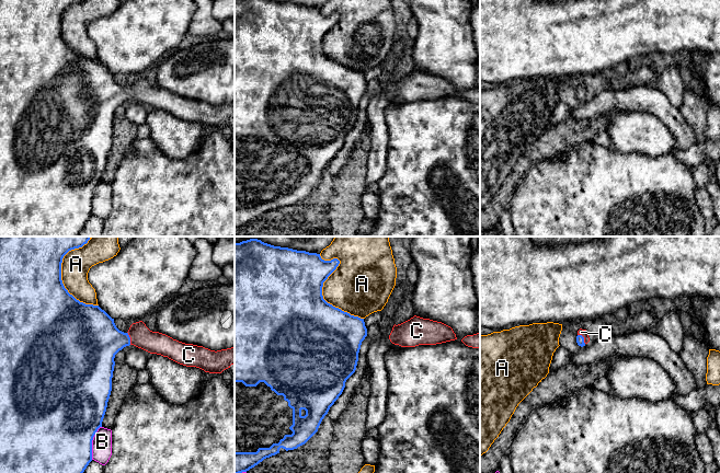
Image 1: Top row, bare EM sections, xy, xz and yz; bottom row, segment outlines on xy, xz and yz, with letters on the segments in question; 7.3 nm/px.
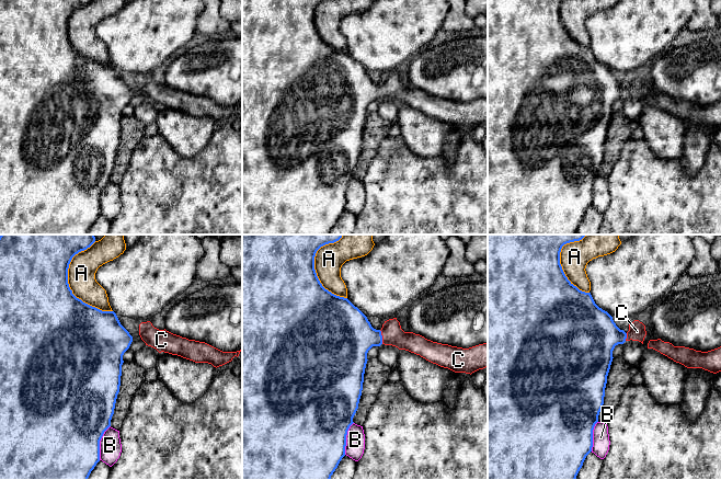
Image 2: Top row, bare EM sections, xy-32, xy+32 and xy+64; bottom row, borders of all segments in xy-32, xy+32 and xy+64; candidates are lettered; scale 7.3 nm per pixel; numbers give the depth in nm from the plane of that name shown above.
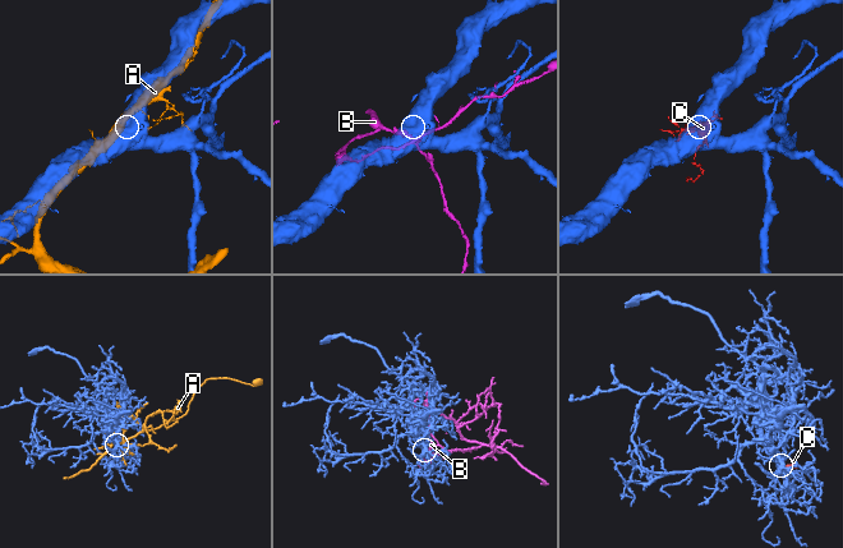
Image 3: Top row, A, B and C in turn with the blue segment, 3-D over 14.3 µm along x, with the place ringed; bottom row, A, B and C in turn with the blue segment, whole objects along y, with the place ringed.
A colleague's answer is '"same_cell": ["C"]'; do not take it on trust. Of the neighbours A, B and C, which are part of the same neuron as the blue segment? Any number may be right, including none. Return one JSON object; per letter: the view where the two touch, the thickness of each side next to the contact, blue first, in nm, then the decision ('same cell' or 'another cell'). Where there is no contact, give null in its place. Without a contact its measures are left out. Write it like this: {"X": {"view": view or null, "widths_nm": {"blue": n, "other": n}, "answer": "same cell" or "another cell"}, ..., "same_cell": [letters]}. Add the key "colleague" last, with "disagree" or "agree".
{"A": {"view": "xz", "widths_nm": {"blue": 500, "other": 380}, "answer": "another cell"}, "B": {"view": "xy", "widths_nm": {"blue": 500, "other": 140}, "answer": "another cell"}, "C": {"view": "xy", "widths_nm": {"blue": 360, "other": 160}, "answer": "same cell"}, "same_cell": ["C"], "colleague": "agree"}

